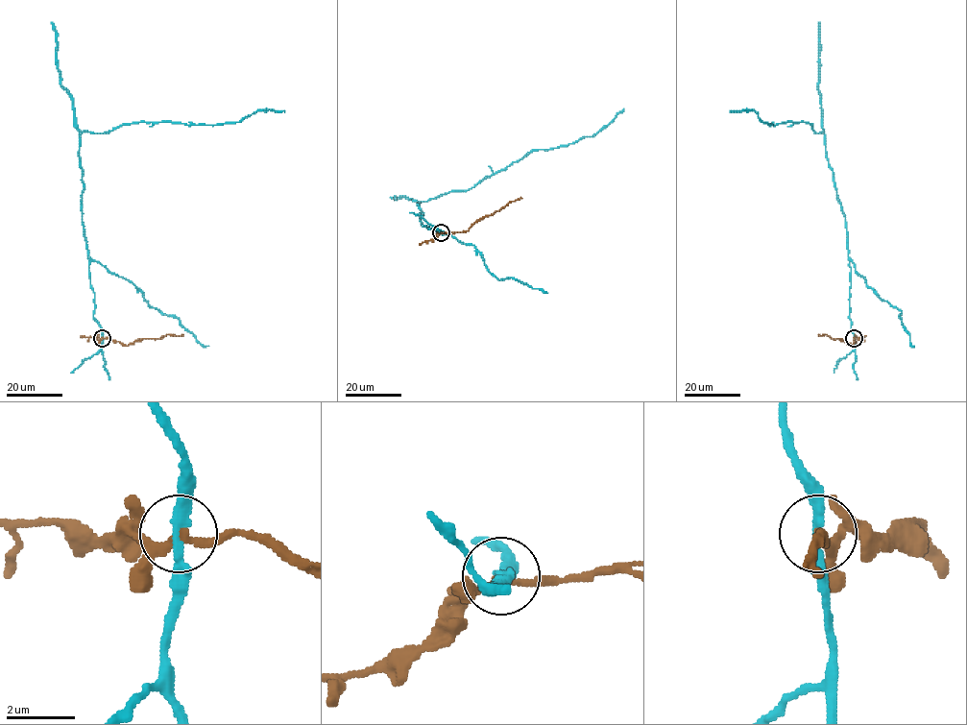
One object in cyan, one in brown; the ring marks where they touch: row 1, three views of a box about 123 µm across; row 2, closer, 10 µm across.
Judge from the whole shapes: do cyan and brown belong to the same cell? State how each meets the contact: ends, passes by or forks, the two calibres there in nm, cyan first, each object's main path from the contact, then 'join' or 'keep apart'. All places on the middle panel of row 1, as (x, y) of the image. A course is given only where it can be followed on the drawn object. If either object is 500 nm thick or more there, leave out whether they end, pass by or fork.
cyan passes by; brown forks; calibres 280 and 190 nm; course cyan (441, 232), (421, 224), (419, 203), (452, 191), (471, 189), (531, 151), (550, 150), (594, 135), (623, 108); course brown (441, 232), (467, 231), (474, 223), (521, 198); keep apart

